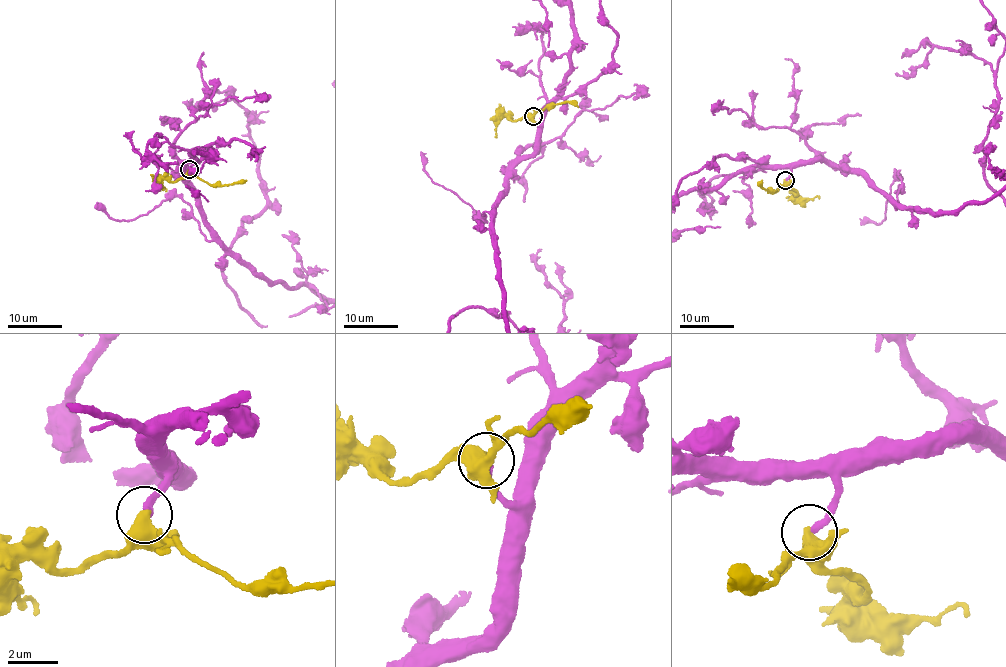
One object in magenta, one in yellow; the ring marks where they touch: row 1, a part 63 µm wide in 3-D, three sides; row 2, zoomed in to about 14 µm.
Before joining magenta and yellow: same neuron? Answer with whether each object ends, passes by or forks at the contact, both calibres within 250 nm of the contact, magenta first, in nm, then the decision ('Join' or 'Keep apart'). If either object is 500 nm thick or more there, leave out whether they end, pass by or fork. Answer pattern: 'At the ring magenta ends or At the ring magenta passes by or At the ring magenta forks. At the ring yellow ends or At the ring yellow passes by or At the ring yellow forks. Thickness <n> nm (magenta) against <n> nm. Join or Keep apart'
Thickness 280 nm (magenta) against 600 nm. Join

